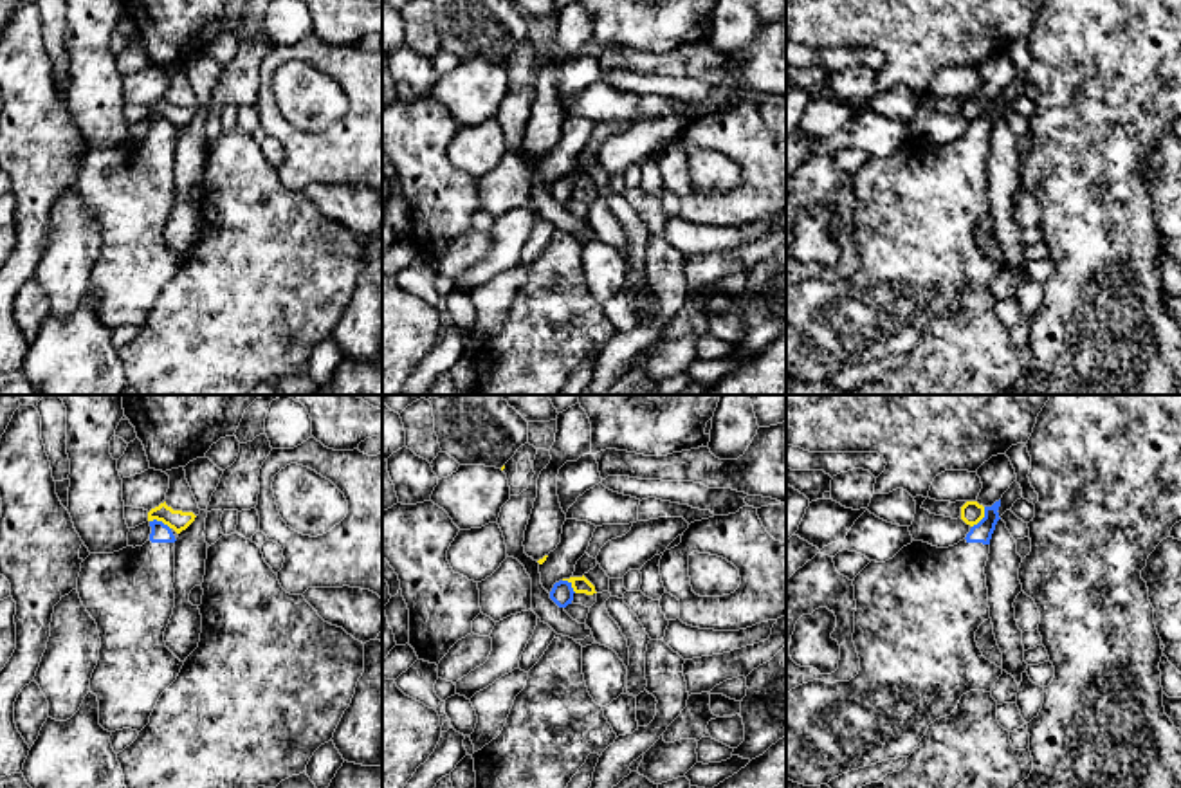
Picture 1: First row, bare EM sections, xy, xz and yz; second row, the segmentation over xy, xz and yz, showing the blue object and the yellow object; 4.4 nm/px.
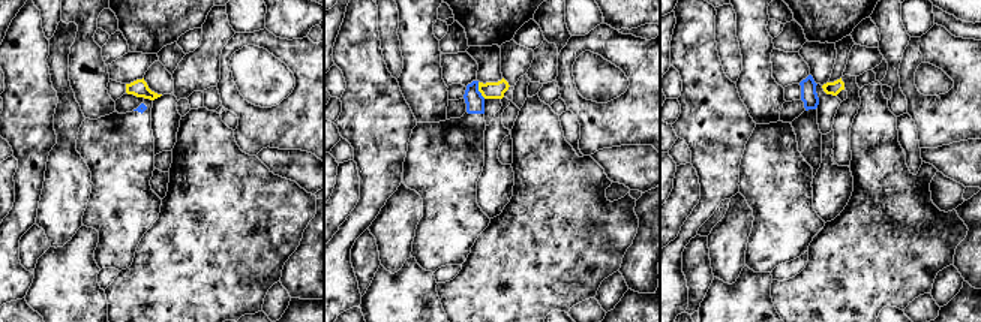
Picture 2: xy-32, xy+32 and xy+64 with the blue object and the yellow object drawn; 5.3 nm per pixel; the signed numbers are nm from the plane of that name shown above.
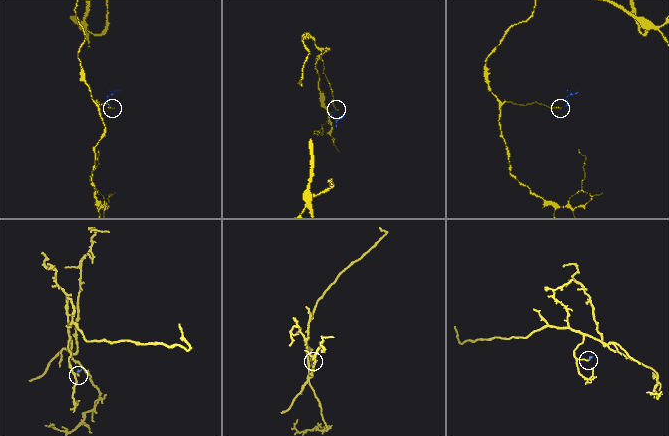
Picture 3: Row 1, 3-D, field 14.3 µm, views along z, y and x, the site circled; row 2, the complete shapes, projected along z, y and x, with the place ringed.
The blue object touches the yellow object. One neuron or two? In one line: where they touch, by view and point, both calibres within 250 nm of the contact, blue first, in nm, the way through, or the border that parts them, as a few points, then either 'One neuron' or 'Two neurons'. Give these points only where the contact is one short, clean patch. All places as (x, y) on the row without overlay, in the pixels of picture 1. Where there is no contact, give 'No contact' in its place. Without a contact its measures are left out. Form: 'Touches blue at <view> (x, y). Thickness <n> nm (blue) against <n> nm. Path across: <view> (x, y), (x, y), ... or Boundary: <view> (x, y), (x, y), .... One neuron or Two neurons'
Touches blue at yz (983, 114). Thickness 90 nm (blue) against 100 nm. Boundary: yz (985, 103), (985, 110), (972, 123). Two neurons

